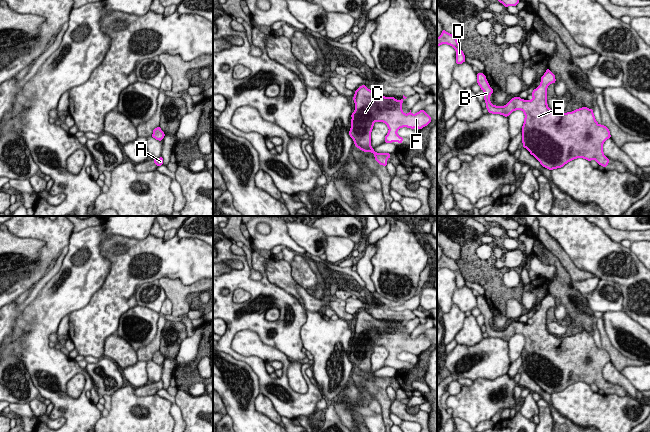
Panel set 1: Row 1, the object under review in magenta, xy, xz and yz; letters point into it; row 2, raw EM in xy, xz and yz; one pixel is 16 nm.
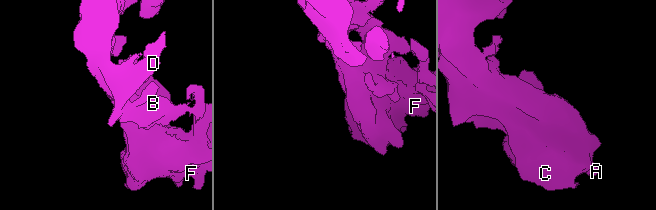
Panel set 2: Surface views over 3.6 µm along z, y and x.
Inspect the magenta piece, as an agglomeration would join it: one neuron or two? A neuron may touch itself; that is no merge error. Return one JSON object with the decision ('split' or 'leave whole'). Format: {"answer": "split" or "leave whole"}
{"answer": "leave whole"}

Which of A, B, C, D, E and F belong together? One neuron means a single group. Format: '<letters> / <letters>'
A B C D E F

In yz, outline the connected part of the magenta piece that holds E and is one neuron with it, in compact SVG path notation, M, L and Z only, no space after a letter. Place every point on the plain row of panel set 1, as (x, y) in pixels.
M547 292L540 309L532 316L532 324L517 320L500 331L489 324L494 315L484 297L477 297L477 307L484 315L488 337L507 341L515 334L524 336L523 371L543 391L549 394L561 392L576 382L594 383L598 389L606 391L609 382L604 379L602 371L611 362L609 353L599 349L593 334L587 331L560 338L551 334L547 329L547 311L555 306L555 299Z

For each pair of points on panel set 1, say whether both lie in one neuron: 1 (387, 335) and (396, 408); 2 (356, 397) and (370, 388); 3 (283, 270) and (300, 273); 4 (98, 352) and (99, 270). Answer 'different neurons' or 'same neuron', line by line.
1: same neuron
2: different neurons
3: different neurons
4: different neurons

